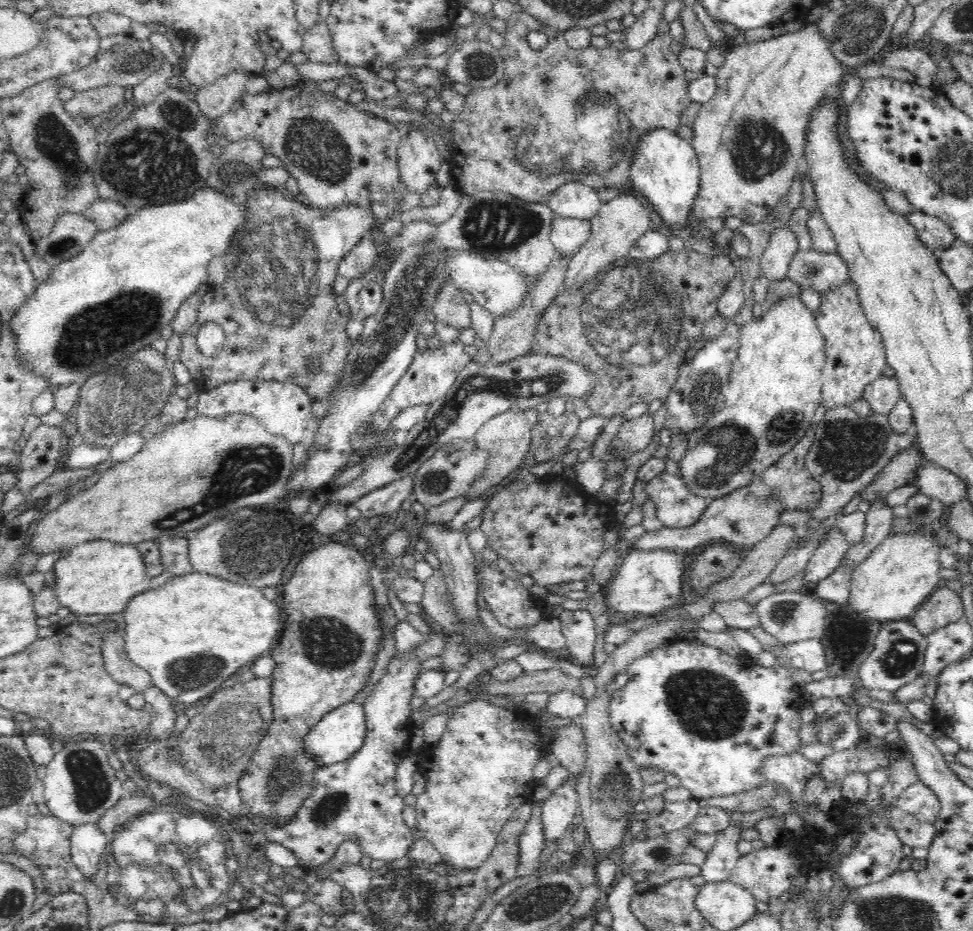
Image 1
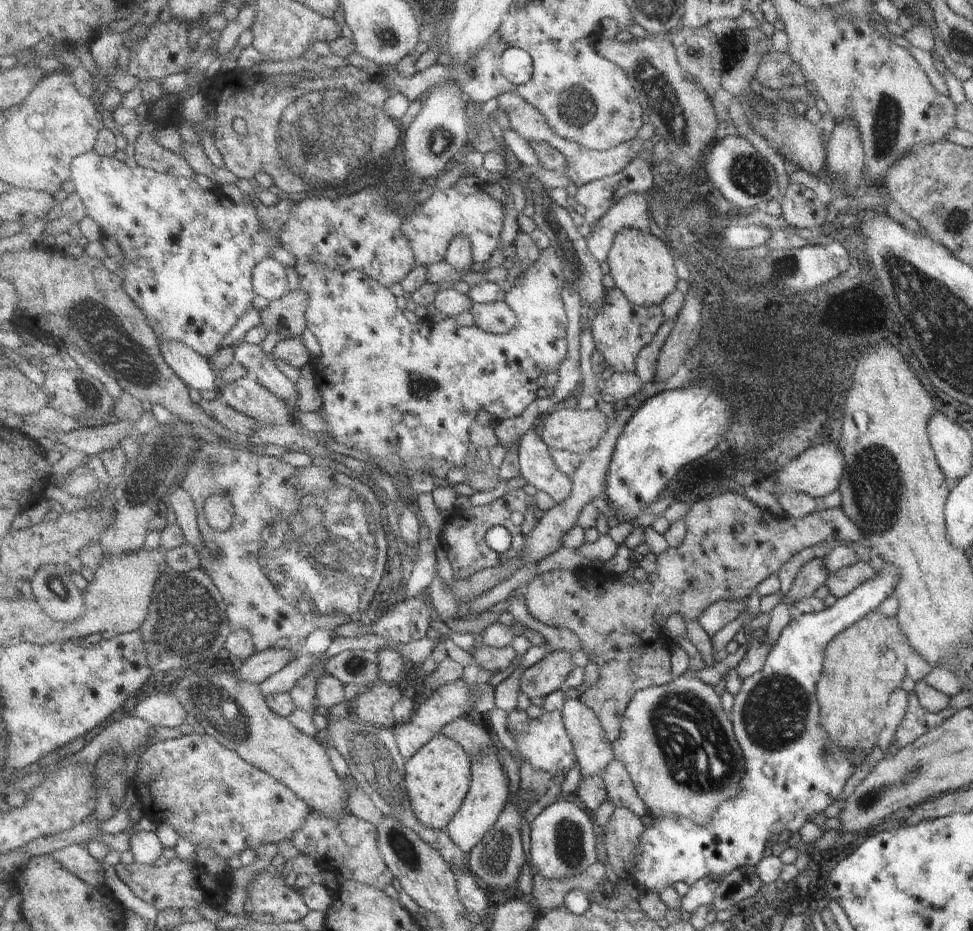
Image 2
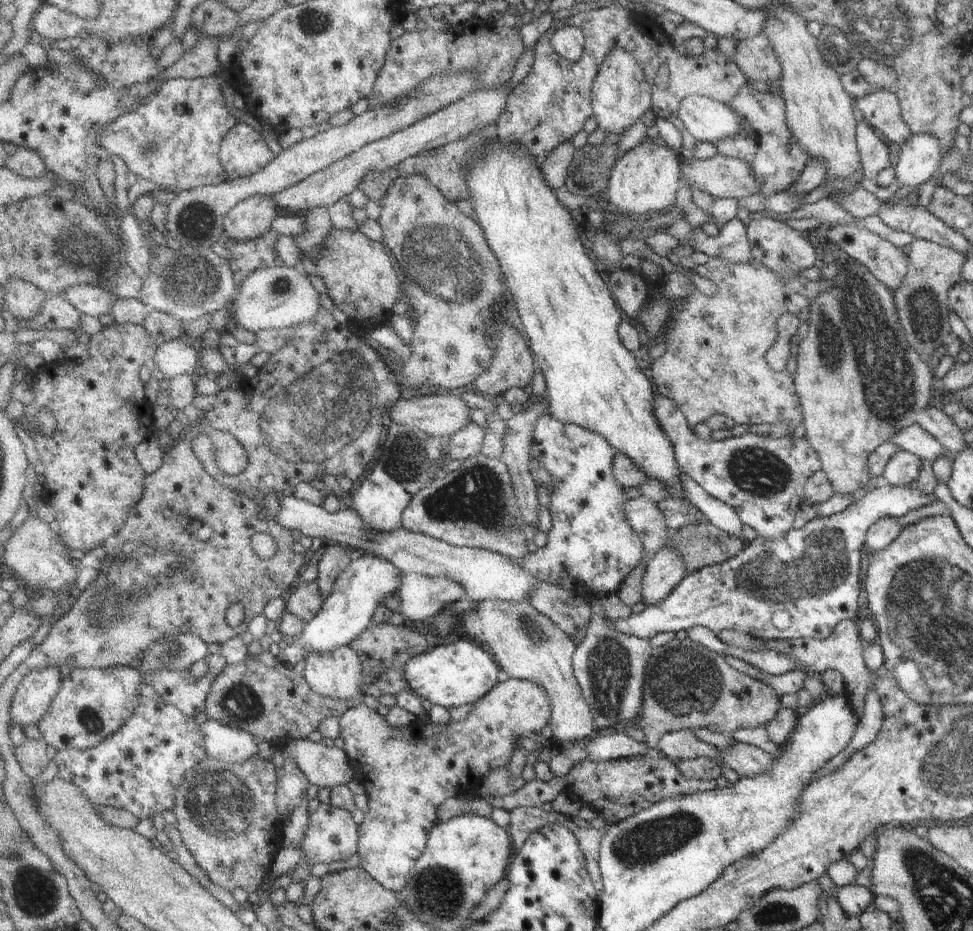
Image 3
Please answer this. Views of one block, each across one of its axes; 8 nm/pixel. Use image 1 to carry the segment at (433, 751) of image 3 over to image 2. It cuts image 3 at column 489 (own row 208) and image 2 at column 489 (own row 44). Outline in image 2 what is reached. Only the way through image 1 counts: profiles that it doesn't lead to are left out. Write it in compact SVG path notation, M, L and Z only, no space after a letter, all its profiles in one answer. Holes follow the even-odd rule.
M492 742L490 748L484 750L482 756L478 756L478 758L470 756L473 761L471 792L464 802L464 807L454 816L454 820L448 826L447 831L456 845L460 846L466 854L472 853L474 848L488 835L488 832L496 827L496 822L500 820L500 816L503 816L504 810L509 804L510 794L512 794L510 792L510 776L504 770L504 764L500 760L500 750L498 750L495 742Z

